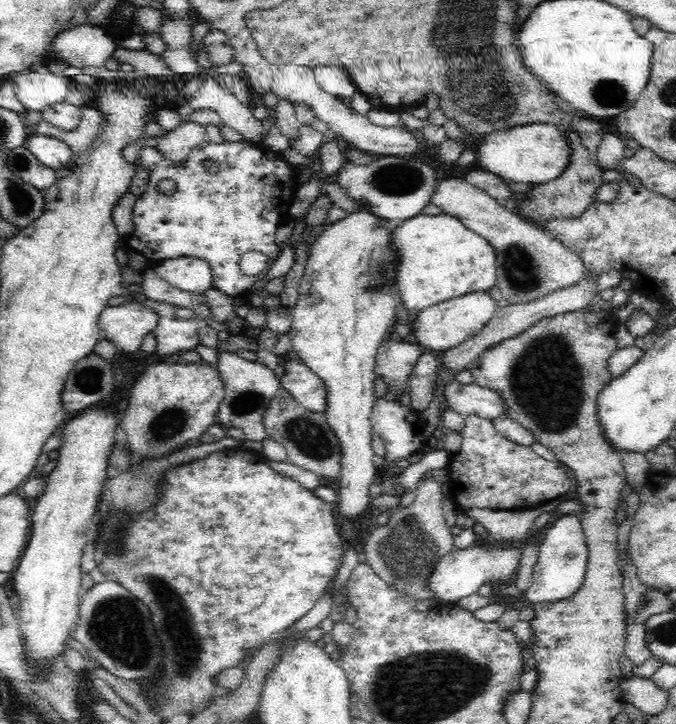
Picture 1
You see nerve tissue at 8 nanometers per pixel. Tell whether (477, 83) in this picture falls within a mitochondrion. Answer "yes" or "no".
yes

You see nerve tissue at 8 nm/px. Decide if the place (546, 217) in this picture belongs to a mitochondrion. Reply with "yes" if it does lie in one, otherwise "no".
no

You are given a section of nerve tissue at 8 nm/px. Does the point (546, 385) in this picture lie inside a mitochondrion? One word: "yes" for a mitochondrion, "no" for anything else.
yes

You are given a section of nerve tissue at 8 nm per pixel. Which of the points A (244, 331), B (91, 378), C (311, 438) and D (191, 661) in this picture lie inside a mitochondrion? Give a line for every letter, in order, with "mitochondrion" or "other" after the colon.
A: other
B: mitochondrion
C: mitochondrion
D: mitochondrion

